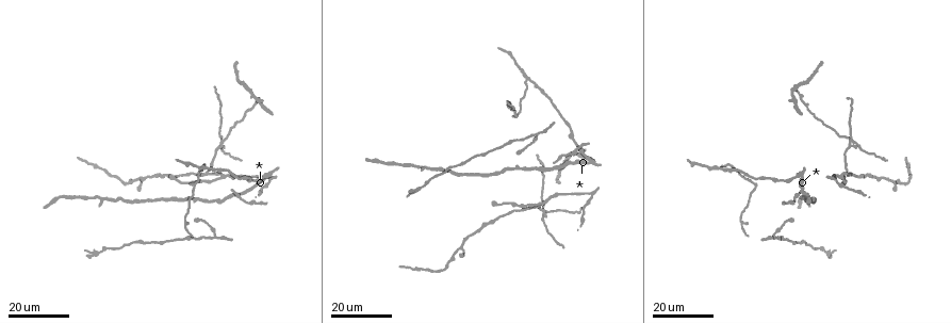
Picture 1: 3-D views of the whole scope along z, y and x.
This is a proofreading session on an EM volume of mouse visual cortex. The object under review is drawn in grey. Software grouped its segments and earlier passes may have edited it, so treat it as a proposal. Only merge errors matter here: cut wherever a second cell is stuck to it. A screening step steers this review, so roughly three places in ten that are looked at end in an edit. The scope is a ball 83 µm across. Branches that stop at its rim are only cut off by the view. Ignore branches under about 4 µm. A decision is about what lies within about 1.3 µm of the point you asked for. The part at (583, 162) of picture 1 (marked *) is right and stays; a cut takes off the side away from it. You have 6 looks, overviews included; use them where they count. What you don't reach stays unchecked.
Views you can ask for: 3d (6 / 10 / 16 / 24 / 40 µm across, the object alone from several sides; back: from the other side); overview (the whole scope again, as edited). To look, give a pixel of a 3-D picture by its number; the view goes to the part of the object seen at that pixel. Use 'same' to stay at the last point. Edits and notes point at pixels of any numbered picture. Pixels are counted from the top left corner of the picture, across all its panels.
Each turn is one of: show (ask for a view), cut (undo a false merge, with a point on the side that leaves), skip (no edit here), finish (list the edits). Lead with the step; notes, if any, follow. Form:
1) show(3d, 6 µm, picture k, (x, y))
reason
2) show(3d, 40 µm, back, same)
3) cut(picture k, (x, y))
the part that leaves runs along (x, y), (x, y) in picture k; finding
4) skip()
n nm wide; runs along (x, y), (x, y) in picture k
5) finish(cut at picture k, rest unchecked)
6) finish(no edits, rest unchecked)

show(3d, 16 µm, picture 1, (527, 79))
branch point

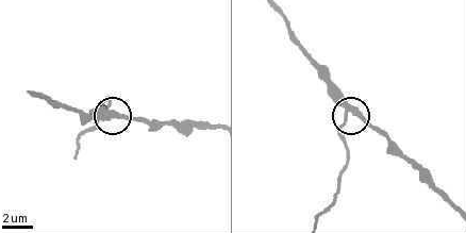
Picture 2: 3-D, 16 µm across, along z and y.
show(3d, 10 µm, picture 2, (344, 114))

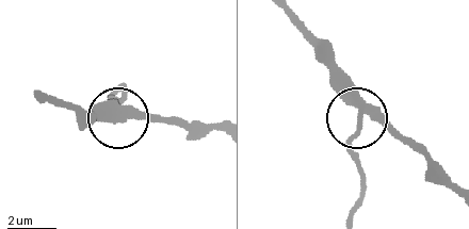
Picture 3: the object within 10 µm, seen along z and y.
cut(picture 3, (349, 137))
the part that leaves runs along (362, 111), (351, 151), (362, 200), (353, 218) in picture 3; two cells meet here

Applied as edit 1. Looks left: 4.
show(3d, 16 µm, picture 1, (205, 172))
branch point

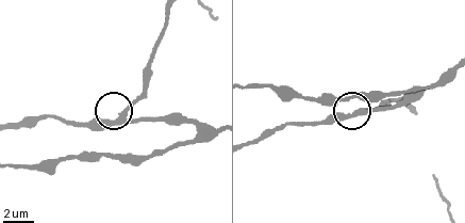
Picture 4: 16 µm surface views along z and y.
show(3d, 10 µm, picture 4, (125, 111))

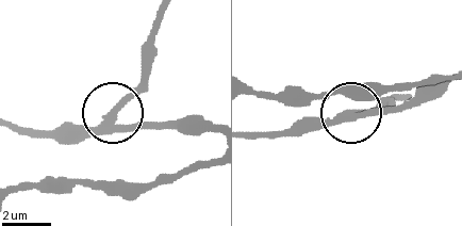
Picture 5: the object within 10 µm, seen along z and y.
cut(picture 5, (126, 94))
260 nm wide; two cells meet here

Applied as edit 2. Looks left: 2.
finish(cut at picture 3, cut at picture 5, rest unchecked)

